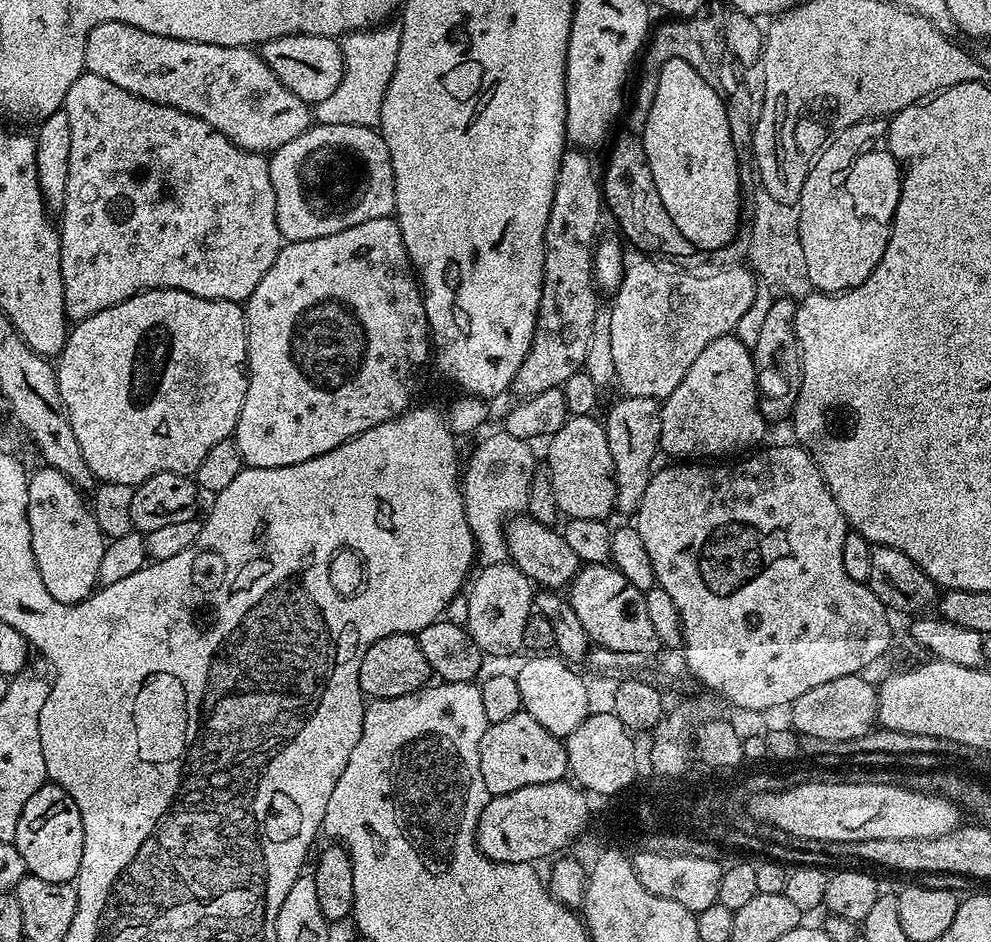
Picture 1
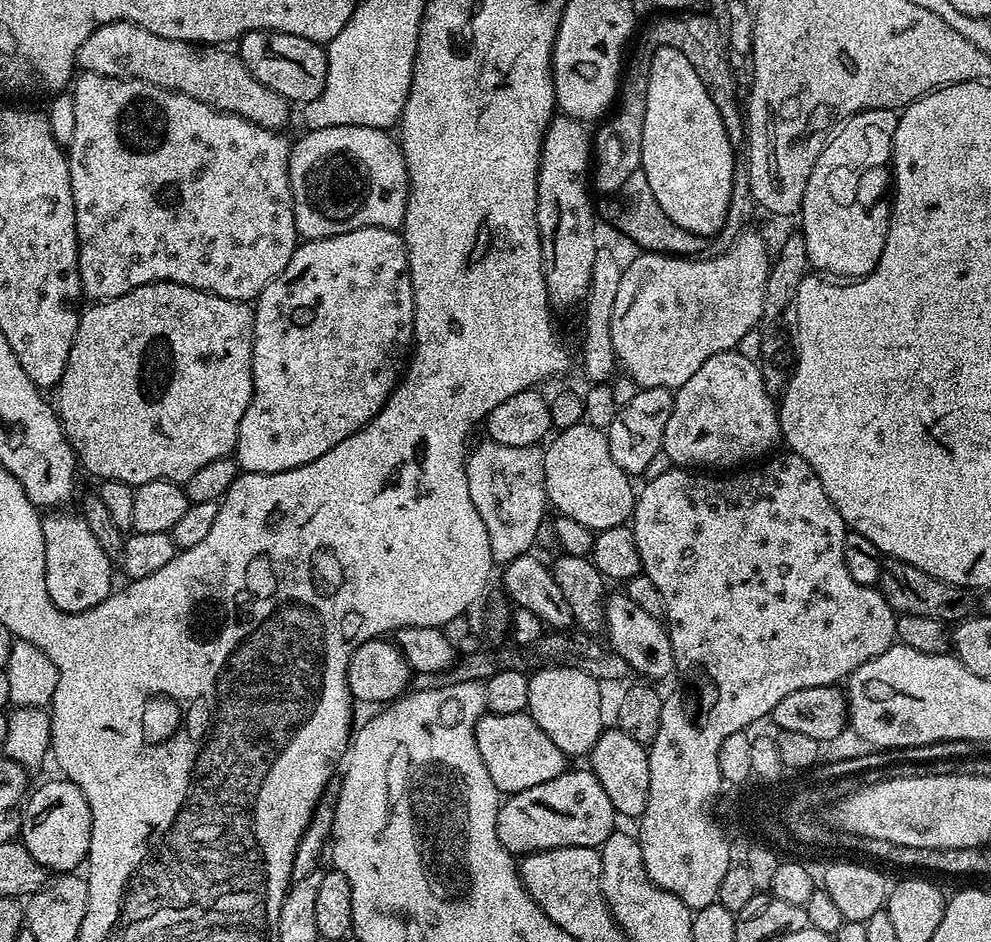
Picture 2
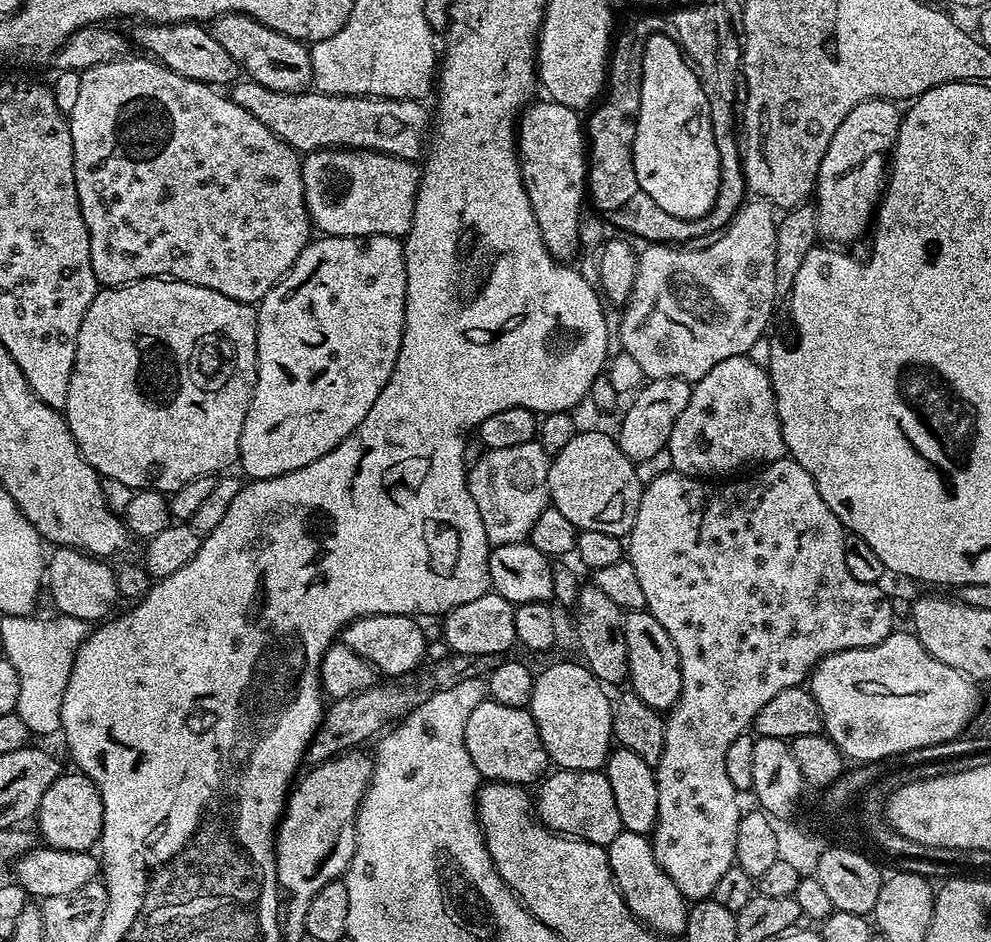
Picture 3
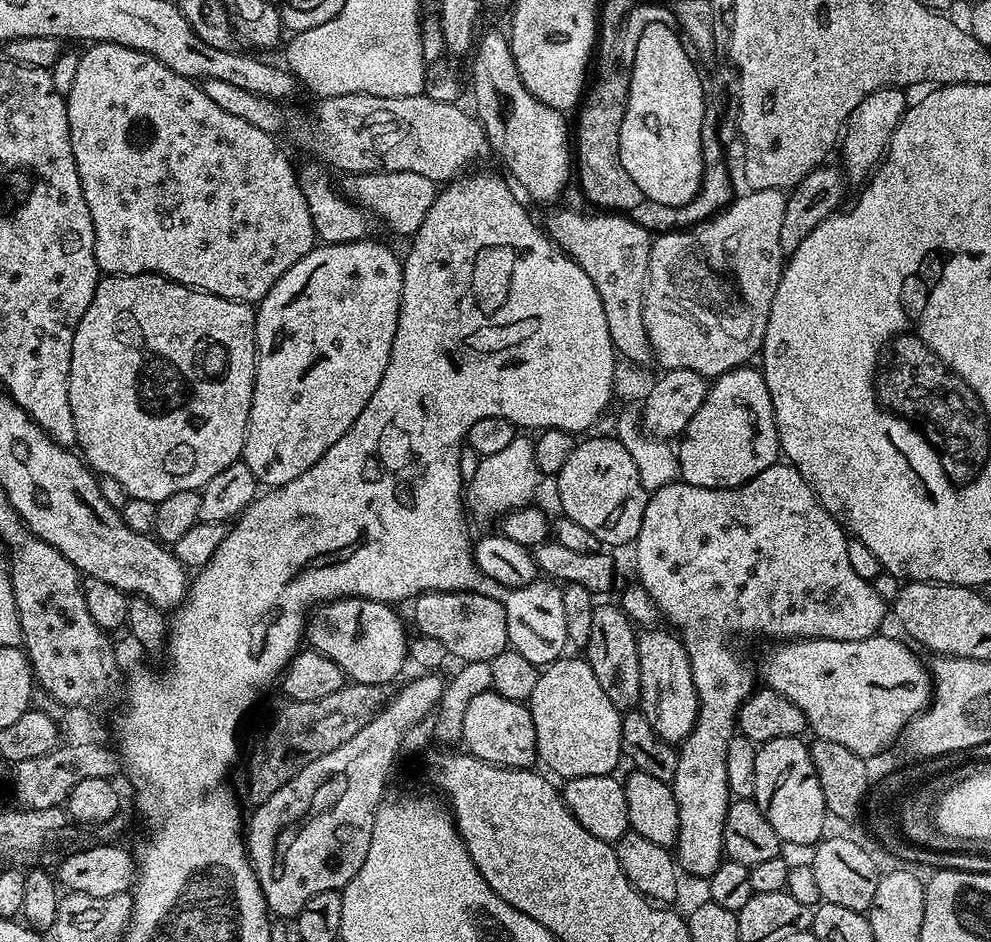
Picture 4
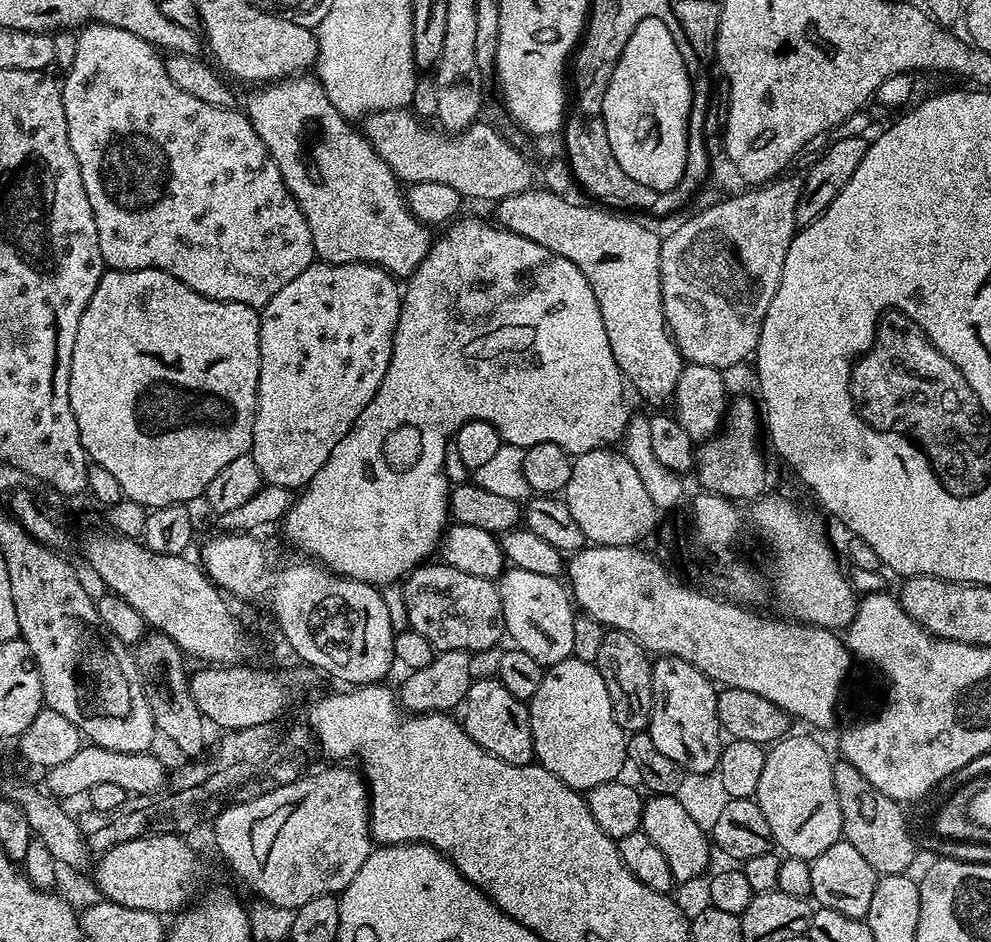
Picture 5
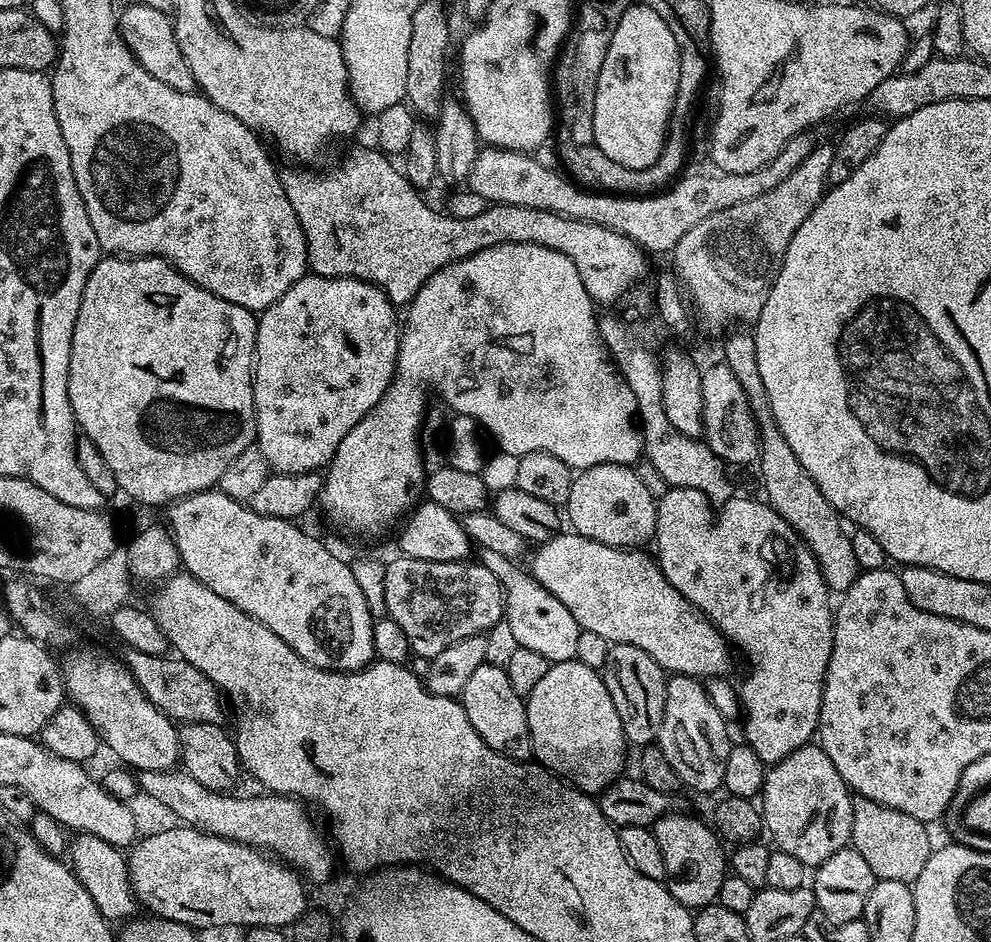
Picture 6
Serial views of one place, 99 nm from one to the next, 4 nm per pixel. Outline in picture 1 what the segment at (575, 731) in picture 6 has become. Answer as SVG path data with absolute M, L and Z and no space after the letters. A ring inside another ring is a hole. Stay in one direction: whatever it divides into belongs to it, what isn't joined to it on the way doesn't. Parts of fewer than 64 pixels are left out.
M532 654L529 660L515 673L518 690L522 694L523 711L534 718L550 734L567 738L590 715L588 708L588 688L580 676L575 676L573 669L556 654Z

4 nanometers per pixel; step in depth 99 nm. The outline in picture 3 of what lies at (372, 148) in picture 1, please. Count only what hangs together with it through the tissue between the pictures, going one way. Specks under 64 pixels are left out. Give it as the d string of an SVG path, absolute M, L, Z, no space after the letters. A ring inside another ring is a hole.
M319 148L317 152L309 152L301 159L300 173L302 174L304 201L306 202L308 218L317 233L326 236L394 236L403 238L412 229L414 206L416 205L421 174L421 169L413 161L403 160L397 156L388 156L384 152L365 152L359 148Z

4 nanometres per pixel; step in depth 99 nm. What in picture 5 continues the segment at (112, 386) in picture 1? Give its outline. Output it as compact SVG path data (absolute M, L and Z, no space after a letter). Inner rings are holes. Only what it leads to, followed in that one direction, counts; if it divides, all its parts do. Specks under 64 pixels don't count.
M160 268L146 270L105 271L98 282L82 322L78 322L78 335L74 338L74 354L70 362L70 410L74 410L74 422L78 422L78 438L89 461L102 466L122 486L127 499L143 504L151 510L184 504L188 500L200 500L205 490L214 482L214 477L234 458L249 455L252 451L252 435L256 421L256 391L260 381L260 312L249 304L239 304L233 300L212 300L198 294L178 278L166 274Z

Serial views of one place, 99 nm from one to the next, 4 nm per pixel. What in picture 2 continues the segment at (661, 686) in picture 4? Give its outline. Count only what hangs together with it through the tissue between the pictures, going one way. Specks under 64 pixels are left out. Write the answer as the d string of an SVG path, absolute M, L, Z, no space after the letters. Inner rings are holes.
M623 591L611 596L612 593L602 604L602 624L606 632L608 628L607 643L610 648L626 660L633 673L640 675L637 677L657 682L663 676L673 675L672 647L667 627L657 617L646 614L646 610L638 610L638 606L634 606Z

